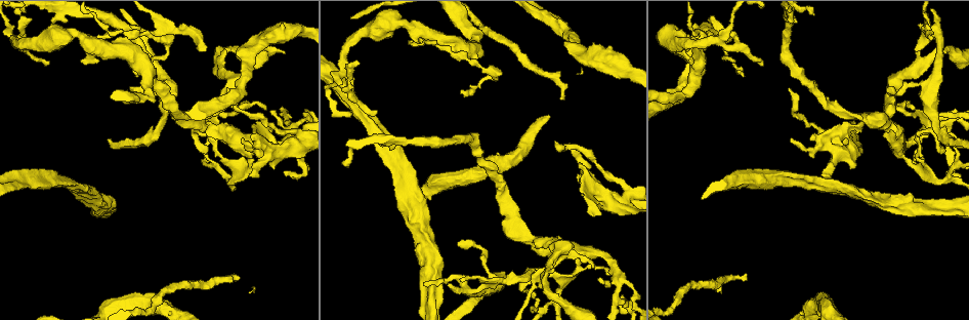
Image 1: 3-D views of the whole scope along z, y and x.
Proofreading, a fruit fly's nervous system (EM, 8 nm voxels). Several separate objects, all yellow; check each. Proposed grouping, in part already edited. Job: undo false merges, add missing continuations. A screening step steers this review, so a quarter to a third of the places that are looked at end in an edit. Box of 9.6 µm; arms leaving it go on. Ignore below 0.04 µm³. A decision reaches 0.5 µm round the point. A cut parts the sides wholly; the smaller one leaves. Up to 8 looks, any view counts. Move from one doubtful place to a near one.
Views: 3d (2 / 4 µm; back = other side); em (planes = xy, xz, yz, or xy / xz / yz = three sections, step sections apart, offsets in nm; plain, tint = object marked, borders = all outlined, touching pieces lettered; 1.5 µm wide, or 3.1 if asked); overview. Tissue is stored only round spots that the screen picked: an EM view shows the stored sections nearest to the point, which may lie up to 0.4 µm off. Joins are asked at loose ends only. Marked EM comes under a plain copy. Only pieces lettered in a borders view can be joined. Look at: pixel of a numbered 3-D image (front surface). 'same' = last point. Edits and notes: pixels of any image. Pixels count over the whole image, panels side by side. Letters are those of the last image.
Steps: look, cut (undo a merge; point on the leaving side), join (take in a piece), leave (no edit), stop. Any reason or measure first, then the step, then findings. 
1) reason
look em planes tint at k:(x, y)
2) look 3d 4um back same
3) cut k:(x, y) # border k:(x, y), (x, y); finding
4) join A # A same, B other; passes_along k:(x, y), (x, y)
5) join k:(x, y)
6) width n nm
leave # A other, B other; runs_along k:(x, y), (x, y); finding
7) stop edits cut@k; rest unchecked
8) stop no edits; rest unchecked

calibre changes
look 3d 4um at 1:(179, 117)

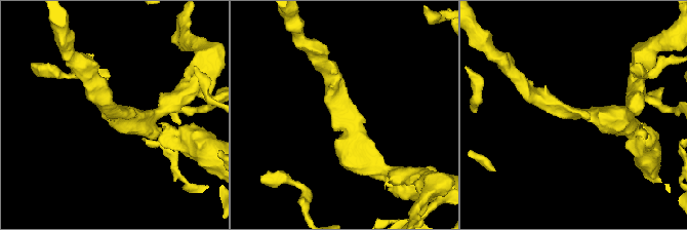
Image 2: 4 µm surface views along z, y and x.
arm_widths 220, 360 nm
look em planes borders at 2:(348, 131)

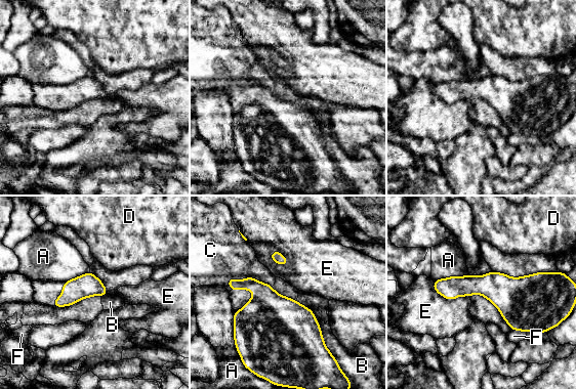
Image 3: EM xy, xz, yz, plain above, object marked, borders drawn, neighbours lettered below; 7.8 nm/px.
width 180 nm
leave # A other, B other, C other, D other, E other, F other; border 3:(227, 283), (255, 277), (272, 286); continuous, no second neuron

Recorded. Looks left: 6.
thin end
look em xz step 8 tint at 1:(858, 122)

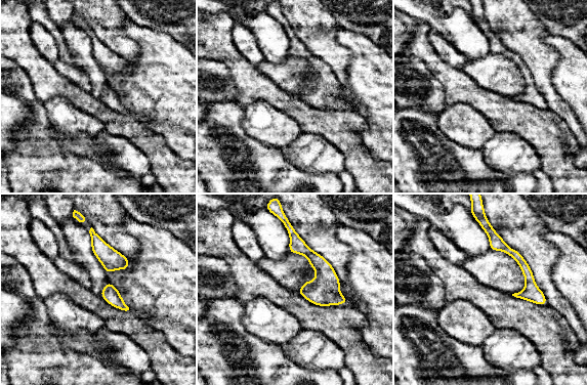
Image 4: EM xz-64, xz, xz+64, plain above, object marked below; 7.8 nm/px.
look em planes borders same

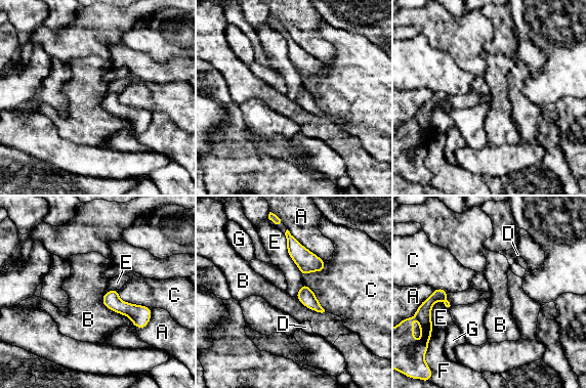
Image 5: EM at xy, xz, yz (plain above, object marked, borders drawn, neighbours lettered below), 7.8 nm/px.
width 120 nm
leave # A other, B other, C other, D other, E other, F other, G other; none of them fits

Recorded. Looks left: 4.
free end
look 3d 2um back at 1:(577, 177)

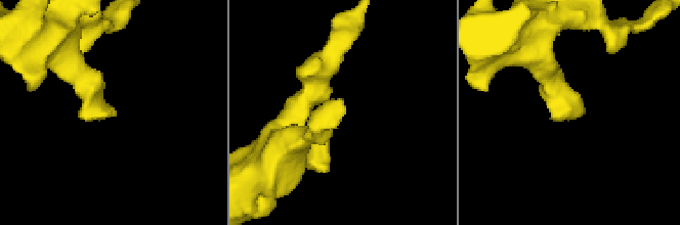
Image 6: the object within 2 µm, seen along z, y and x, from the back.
look em planes tint at 6:(344, 110)

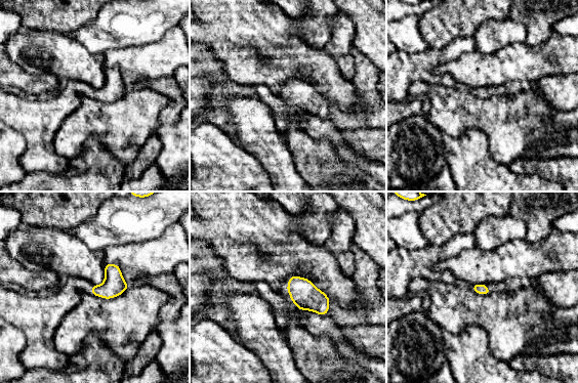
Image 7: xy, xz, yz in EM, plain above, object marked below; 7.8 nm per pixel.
what lies round it
look em planes borders same

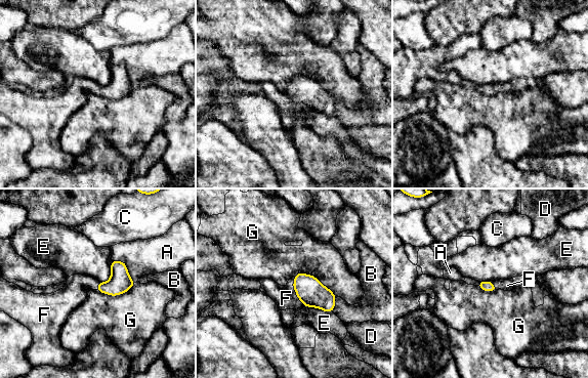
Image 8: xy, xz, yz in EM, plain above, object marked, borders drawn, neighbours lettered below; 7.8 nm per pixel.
join F # A other, B other, C other, D other, E other, F same, G other; passes_along 8:(309, 290), (294, 290), (286, 298); the neuron continues

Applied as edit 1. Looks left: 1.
stop edits join@8; rest unchecked

